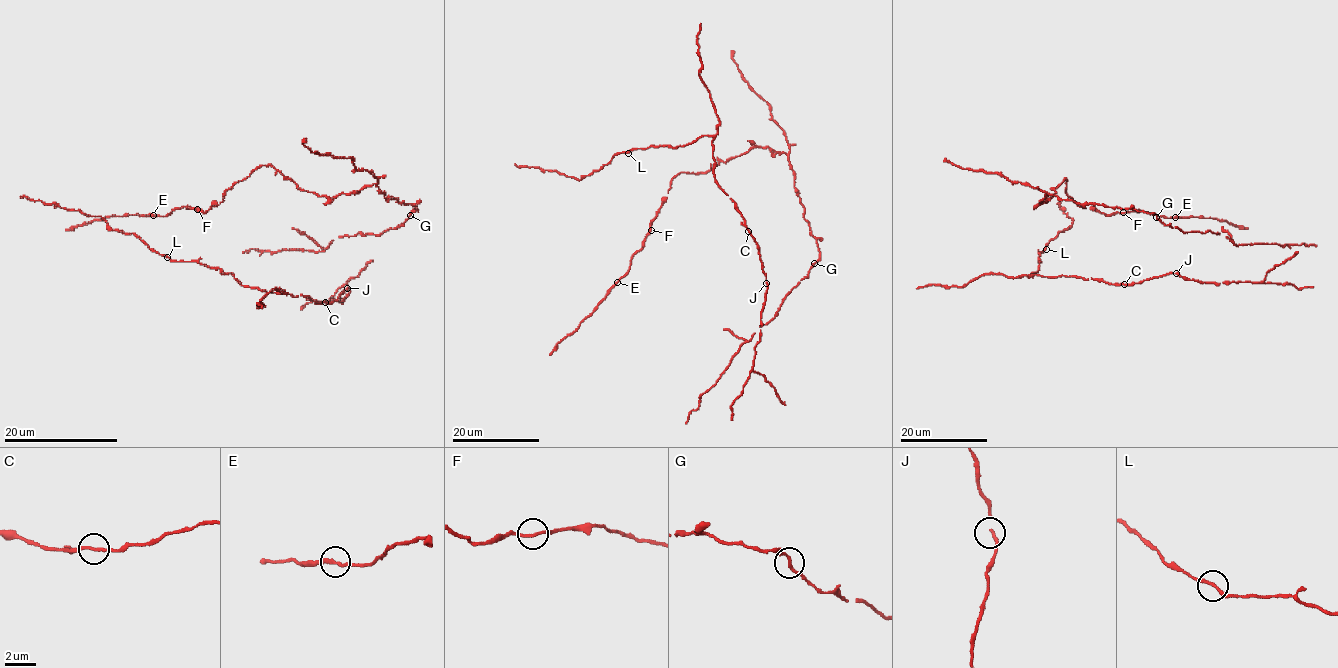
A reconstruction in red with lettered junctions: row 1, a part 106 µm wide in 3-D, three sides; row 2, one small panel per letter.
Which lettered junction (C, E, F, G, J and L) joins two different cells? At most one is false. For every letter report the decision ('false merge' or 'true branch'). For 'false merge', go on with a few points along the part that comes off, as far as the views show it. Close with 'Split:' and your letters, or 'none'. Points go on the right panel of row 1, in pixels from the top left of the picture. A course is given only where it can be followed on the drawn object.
C: true branch
E: true branch
F: true branch
G: true branch
J: true branch
L: true branch
Split: none

